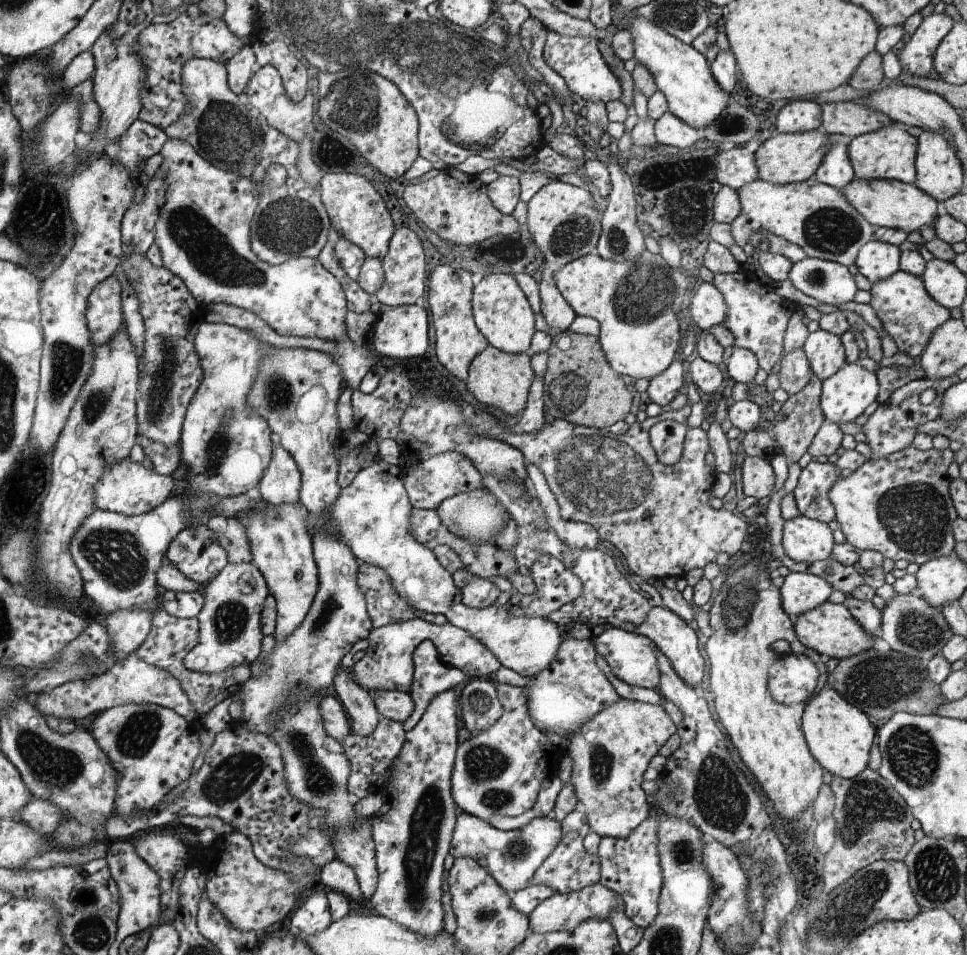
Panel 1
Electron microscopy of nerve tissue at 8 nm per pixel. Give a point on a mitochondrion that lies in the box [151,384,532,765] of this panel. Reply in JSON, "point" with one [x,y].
{"point":[230,619]}

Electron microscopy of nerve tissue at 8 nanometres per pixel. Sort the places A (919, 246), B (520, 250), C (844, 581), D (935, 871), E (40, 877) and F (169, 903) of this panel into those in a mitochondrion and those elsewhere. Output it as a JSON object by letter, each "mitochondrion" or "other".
{"A":"other","B":"mitochondrion","C":"other","D":"mitochondrion","E":"other","F":"other"}

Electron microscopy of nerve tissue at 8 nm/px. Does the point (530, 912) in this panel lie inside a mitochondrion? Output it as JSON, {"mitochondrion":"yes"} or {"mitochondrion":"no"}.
{"mitochondrion":"no"}

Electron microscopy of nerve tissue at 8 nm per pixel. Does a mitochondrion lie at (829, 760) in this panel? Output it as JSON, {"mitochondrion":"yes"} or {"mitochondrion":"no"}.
{"mitochondrion":"no"}

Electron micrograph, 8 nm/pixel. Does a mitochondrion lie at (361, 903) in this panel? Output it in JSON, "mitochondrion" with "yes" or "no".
{"mitochondrion":"no"}

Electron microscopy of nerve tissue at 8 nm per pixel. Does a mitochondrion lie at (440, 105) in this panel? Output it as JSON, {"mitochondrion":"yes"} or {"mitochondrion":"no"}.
{"mitochondrion":"yes"}

